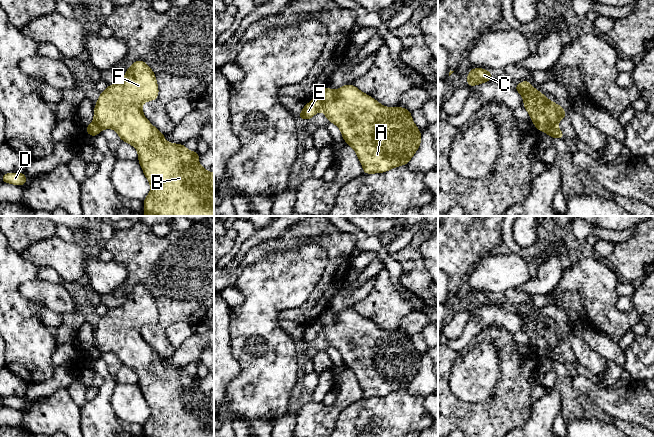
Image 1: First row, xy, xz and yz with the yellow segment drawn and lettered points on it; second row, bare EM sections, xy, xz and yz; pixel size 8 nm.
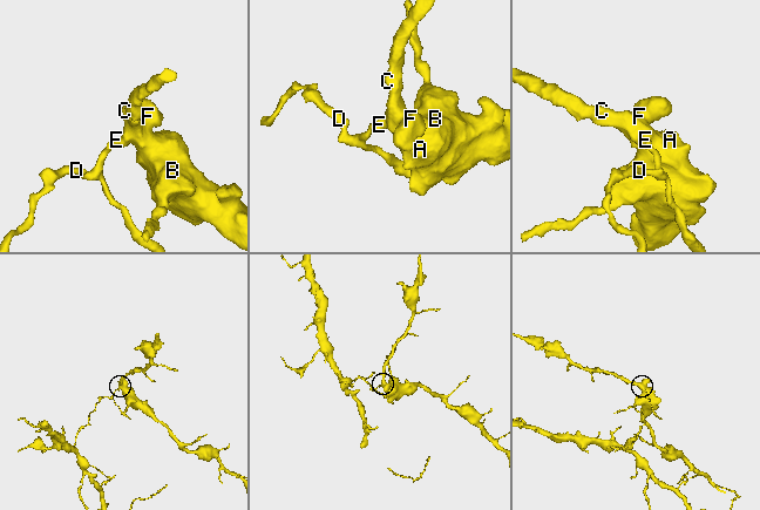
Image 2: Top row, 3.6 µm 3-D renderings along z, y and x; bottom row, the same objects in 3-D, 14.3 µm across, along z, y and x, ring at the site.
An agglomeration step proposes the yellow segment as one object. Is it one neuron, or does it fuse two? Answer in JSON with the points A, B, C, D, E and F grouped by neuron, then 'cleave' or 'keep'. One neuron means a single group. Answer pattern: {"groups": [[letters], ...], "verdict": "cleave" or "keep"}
{"groups": [["A", "B", "C", "F"], ["D", "E"]], "verdict": "cleave"}

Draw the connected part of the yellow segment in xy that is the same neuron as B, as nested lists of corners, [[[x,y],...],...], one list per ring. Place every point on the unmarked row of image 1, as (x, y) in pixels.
[[[138,283],[125,296],[125,302],[115,308],[108,309],[106,314],[100,317],[97,328],[94,331],[94,345],[100,353],[112,352],[117,355],[120,364],[133,369],[139,377],[138,386],[151,409],[151,415],[148,420],[143,424],[144,436],[143,437],[214,437],[214,398],[205,394],[199,387],[198,382],[200,378],[195,375],[191,376],[186,373],[184,368],[173,368],[164,364],[164,358],[157,354],[144,340],[142,336],[142,328],[145,325],[154,325],[158,322],[159,314],[155,298],[152,293],[143,285]]]

